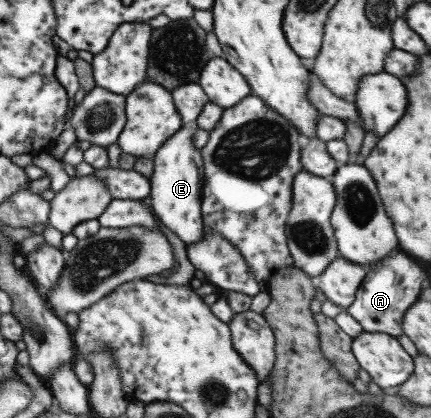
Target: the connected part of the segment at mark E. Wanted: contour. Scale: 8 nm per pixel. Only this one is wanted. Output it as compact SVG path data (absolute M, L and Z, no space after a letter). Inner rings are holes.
M183 125L152 158L154 173L150 180L150 199L154 215L185 243L197 243L205 237L206 226L202 219L202 193L204 185L203 160L198 148L192 145L195 126Z

